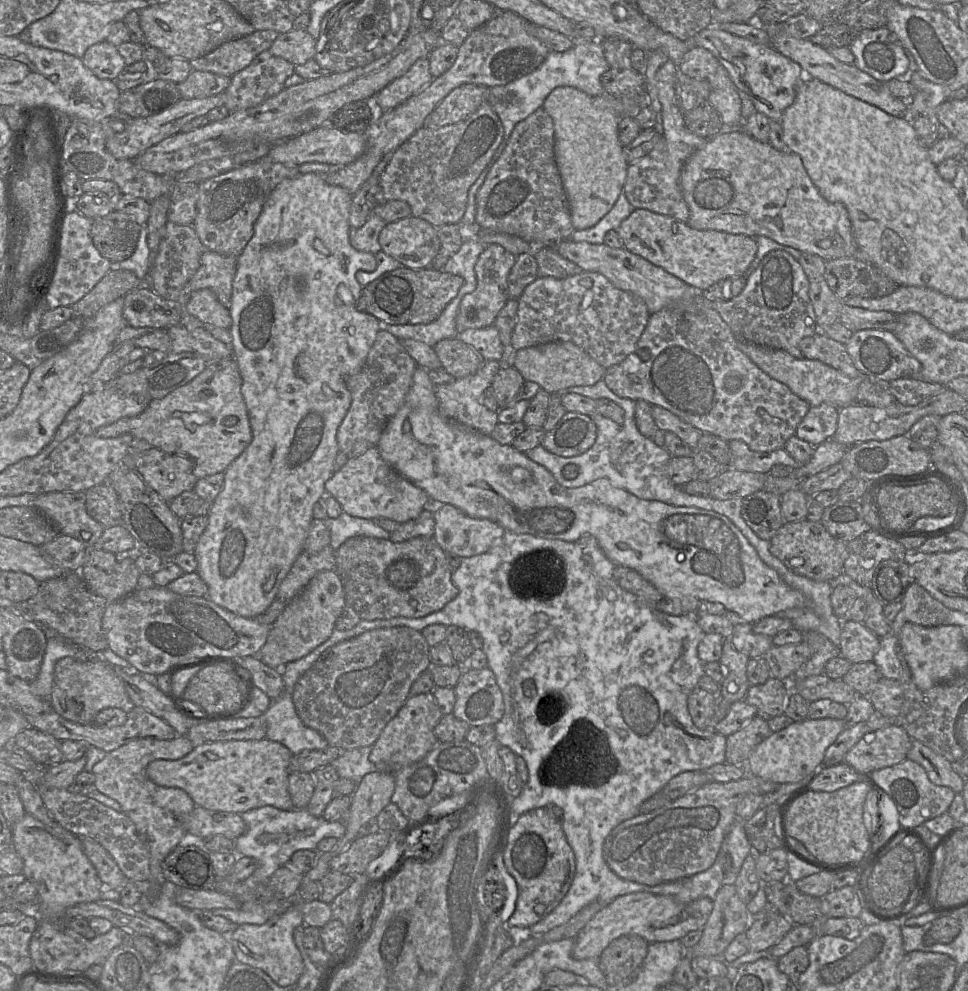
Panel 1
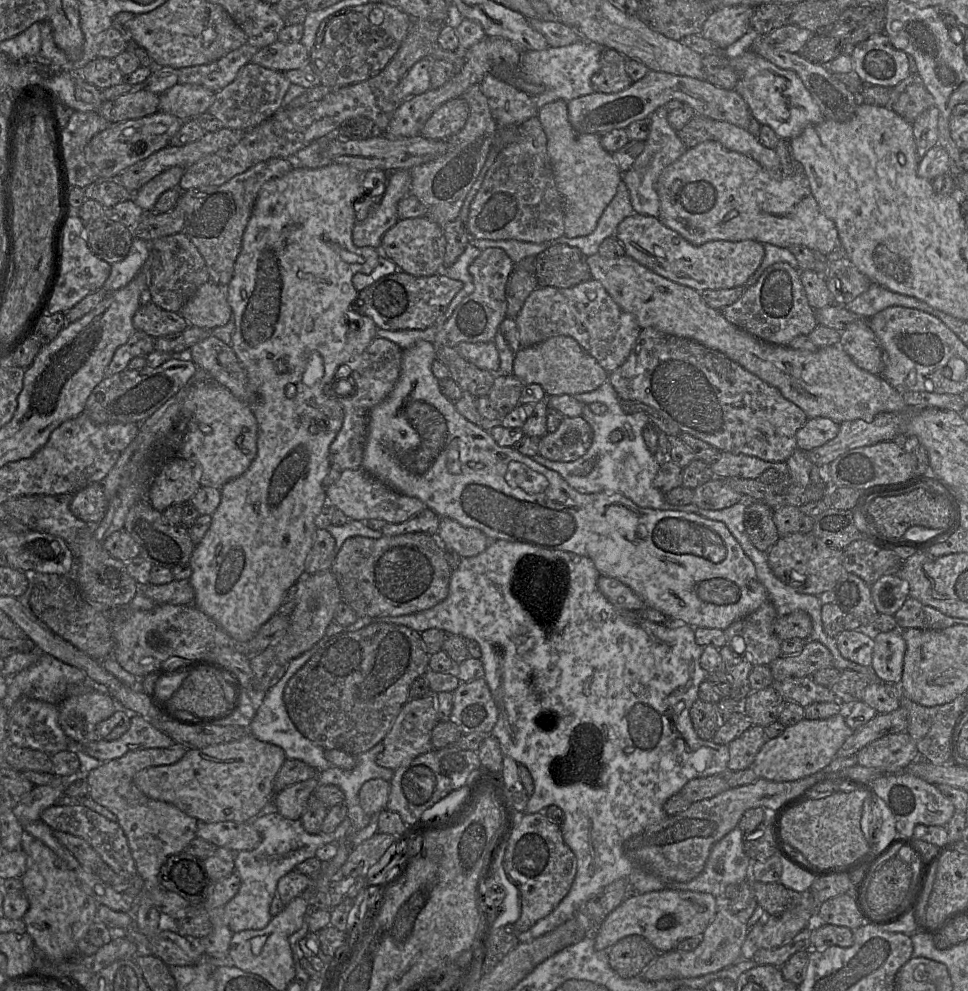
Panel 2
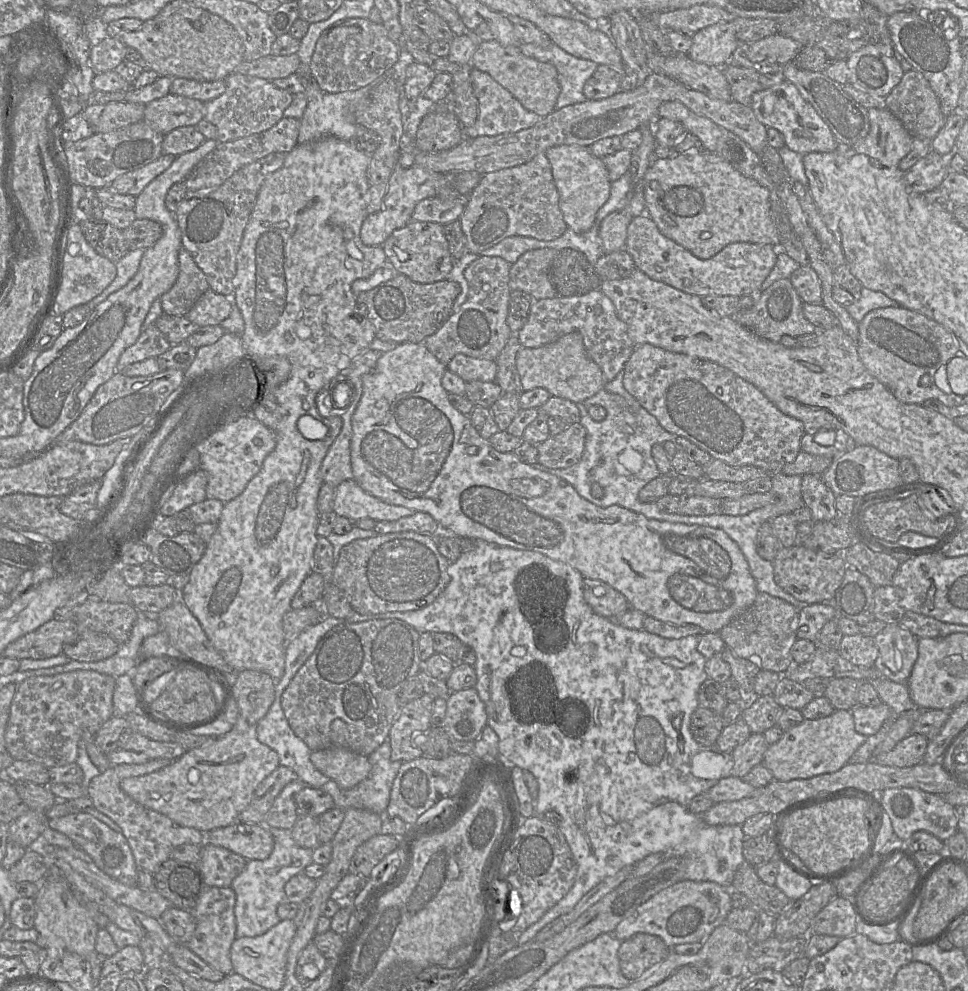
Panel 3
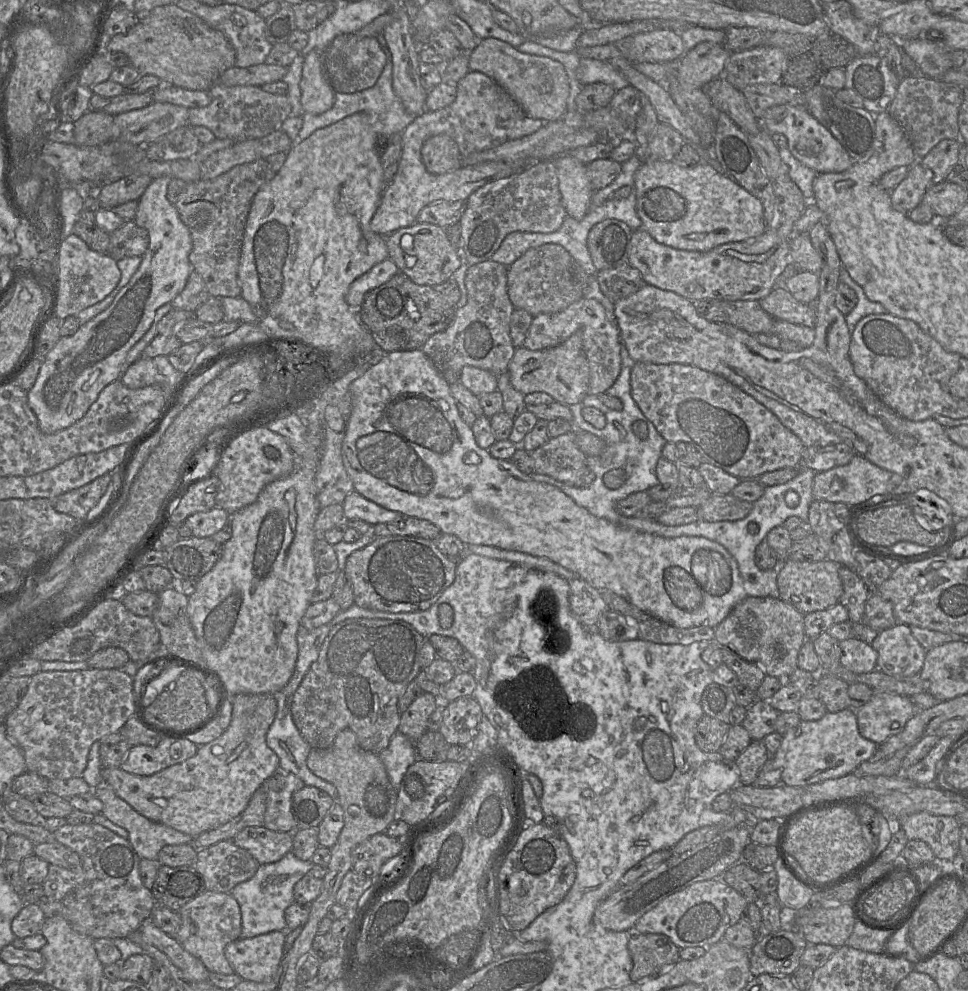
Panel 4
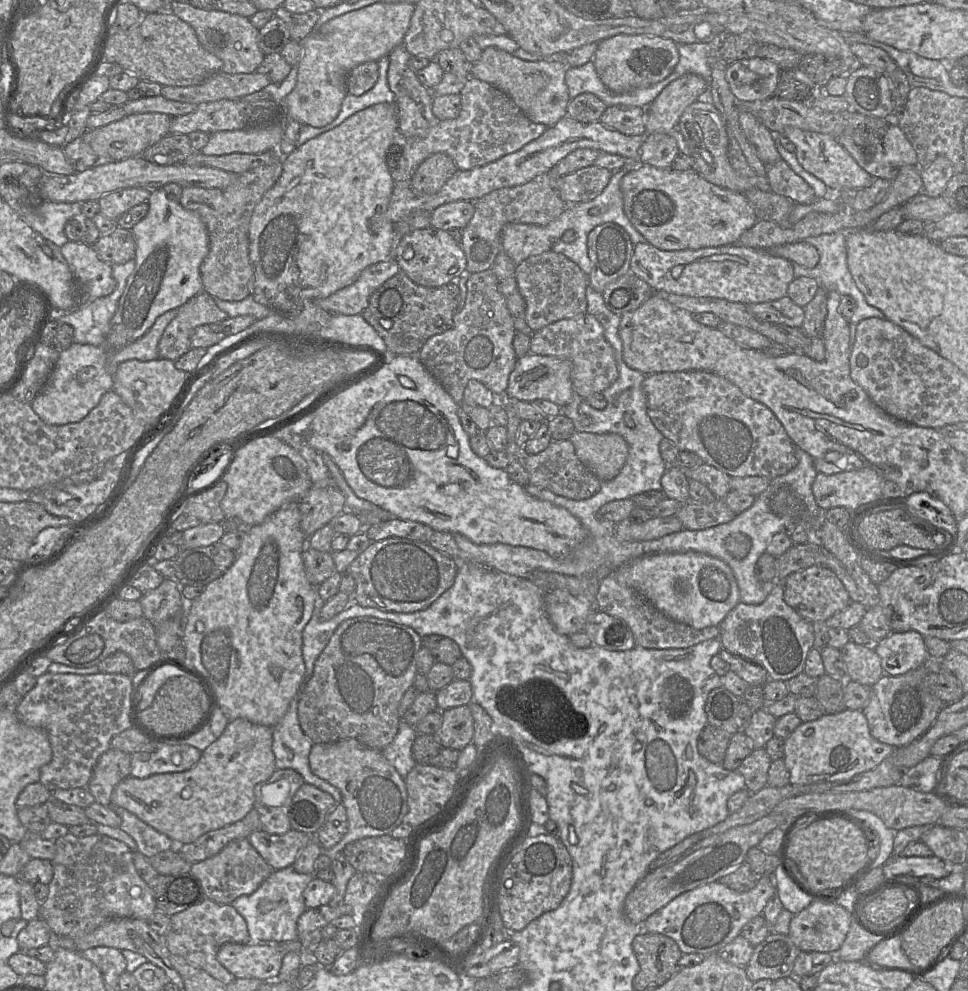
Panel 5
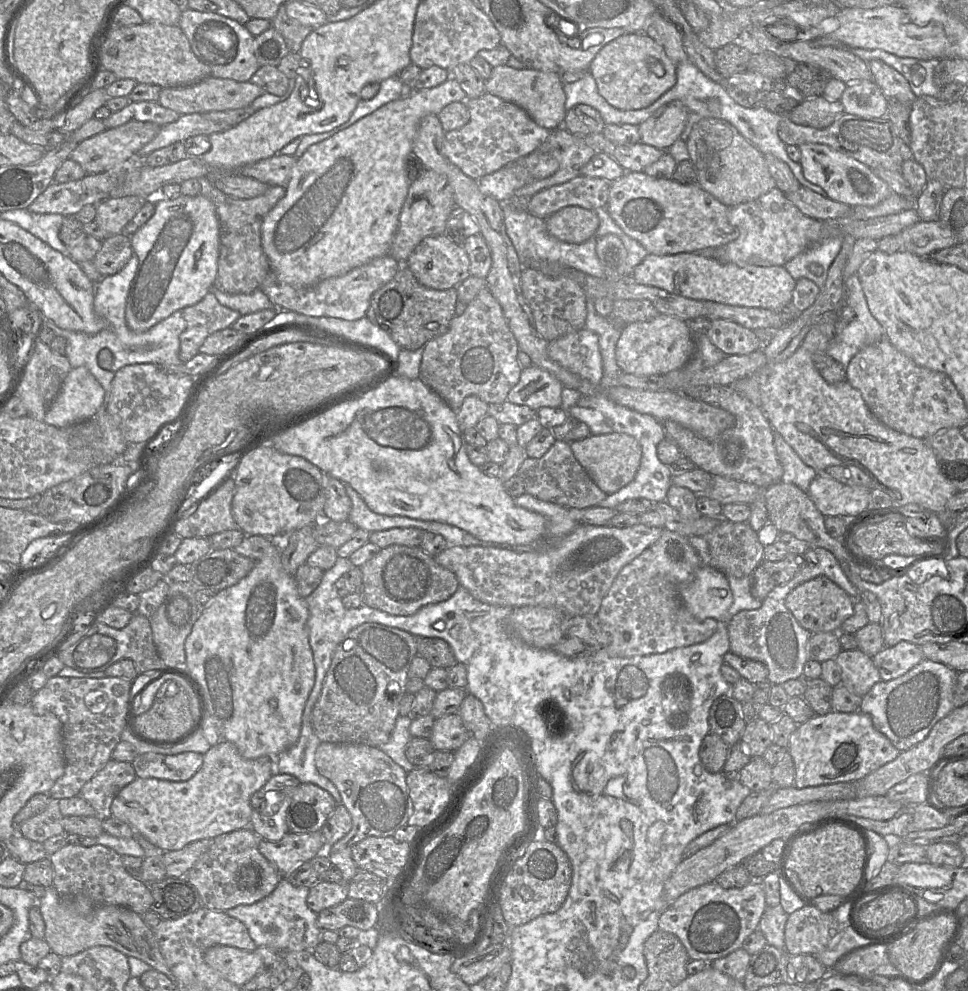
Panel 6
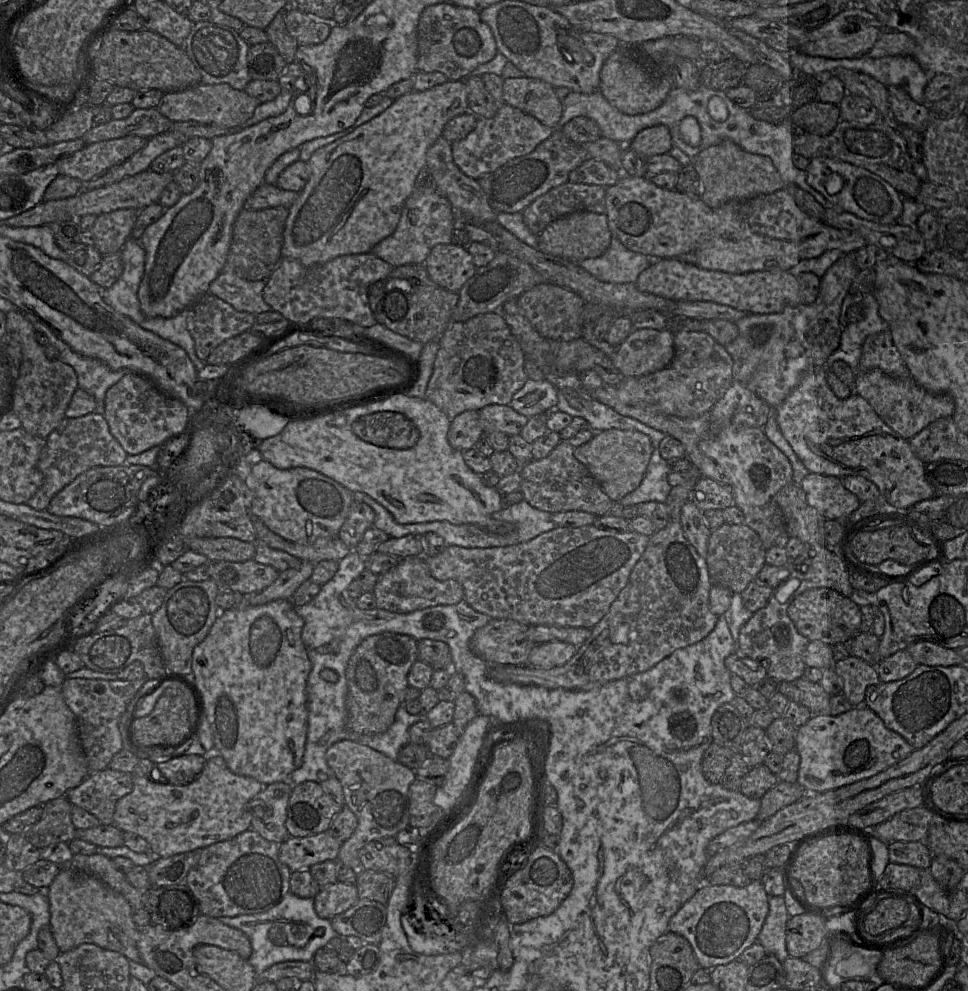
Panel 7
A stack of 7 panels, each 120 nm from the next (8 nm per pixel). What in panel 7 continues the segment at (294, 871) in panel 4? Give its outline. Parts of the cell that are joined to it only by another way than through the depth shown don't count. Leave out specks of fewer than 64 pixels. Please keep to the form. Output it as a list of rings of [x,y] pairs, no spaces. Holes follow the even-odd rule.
[[[288,892],[282,900],[266,912],[233,917],[220,917],[227,926],[241,930],[250,940],[252,953],[248,962],[257,975],[274,964],[296,960],[311,962],[313,955],[338,936],[331,926],[331,920],[321,918],[314,910],[312,898],[300,898]]]

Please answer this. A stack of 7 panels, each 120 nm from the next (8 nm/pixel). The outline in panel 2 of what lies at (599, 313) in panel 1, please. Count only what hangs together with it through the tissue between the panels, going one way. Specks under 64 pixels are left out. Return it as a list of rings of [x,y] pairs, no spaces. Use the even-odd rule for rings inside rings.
[[[594,279],[570,288],[535,288],[515,318],[521,348],[554,336],[570,336],[607,372],[613,372],[628,358],[641,328],[636,317],[621,309],[602,284]]]

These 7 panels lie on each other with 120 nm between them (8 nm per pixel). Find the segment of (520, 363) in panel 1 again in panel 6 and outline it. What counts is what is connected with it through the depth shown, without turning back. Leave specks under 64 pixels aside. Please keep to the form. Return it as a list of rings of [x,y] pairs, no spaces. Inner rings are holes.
[[[535,365],[522,369],[519,382],[509,391],[507,399],[538,411],[542,407],[562,405],[563,385],[552,374]]]

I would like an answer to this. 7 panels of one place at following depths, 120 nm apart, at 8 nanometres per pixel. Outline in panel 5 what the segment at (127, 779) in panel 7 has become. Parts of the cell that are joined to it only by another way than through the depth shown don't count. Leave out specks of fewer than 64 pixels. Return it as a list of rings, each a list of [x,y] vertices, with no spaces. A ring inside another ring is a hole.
[[[110,747],[97,761],[87,785],[95,801],[111,805],[111,795],[123,779],[130,776],[131,754]]]

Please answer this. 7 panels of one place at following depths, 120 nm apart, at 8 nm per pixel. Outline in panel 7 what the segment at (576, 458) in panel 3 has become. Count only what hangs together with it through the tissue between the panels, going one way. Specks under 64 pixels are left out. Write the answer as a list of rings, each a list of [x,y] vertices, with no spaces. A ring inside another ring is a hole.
[[[561,441],[552,452],[541,460],[532,460],[520,468],[520,491],[532,507],[548,512],[588,512],[596,517],[606,515],[614,502],[591,476],[587,468],[574,457],[574,447]]]

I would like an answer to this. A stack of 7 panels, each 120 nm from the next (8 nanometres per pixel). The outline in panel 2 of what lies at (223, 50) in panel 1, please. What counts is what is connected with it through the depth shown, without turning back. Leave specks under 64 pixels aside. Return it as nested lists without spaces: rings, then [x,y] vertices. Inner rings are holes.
[[[248,43],[208,64],[178,69],[178,84],[195,84],[215,93],[229,85],[259,51]]]

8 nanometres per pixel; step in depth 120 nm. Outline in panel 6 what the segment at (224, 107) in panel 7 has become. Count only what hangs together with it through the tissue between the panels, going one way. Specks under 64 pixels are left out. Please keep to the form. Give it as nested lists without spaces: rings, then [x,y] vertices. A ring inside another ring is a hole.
[[[209,76],[190,86],[161,89],[158,102],[163,107],[174,110],[180,115],[205,114],[213,111],[226,111],[246,107],[264,93],[265,91],[260,86],[250,81],[237,82],[232,79]]]

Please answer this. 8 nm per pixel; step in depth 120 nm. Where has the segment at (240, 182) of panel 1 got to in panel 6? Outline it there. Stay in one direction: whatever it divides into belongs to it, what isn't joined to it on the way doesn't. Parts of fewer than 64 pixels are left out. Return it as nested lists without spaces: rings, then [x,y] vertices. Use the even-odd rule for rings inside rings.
[[[210,177],[185,180],[180,186],[182,195],[204,196],[215,205],[220,226],[220,248],[213,286],[227,294],[249,294],[260,288],[270,271],[270,263],[261,242],[261,225],[269,211],[285,196],[285,187],[272,185],[260,196],[238,199],[215,188]]]

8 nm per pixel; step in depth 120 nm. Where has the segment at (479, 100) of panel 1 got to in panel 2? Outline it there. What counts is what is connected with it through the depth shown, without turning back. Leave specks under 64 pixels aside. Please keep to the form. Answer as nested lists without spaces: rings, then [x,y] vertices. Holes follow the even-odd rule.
[[[461,97],[451,99],[433,112],[420,135],[426,139],[448,141],[464,127],[468,116],[467,102]]]

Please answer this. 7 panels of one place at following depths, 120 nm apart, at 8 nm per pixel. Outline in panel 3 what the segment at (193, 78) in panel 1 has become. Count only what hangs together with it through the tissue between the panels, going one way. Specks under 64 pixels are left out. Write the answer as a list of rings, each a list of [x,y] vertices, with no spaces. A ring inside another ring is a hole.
[[[169,93],[145,105],[143,121],[166,135],[178,127],[196,126],[205,113],[205,103]]]

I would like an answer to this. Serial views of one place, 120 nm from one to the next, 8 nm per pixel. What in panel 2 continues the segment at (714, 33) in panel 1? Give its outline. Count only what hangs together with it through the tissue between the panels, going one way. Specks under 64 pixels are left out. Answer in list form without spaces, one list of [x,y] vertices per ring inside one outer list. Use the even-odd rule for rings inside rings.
[[[689,34],[679,40],[701,55],[723,53],[739,76],[735,90],[748,103],[752,115],[762,125],[771,126],[780,138],[791,140],[800,135],[810,125],[822,122],[825,117],[799,76],[791,71],[777,67],[754,50],[749,49],[749,41],[738,41],[721,50],[701,34]]]

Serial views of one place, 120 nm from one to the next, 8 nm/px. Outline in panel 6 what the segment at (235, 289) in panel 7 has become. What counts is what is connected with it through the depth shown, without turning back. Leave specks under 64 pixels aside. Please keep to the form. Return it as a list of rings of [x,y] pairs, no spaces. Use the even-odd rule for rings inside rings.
[[[212,286],[210,292],[214,294],[221,305],[238,311],[241,315],[266,309],[278,309],[260,288],[249,294],[227,294]]]

